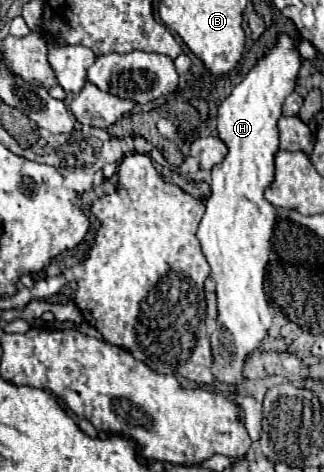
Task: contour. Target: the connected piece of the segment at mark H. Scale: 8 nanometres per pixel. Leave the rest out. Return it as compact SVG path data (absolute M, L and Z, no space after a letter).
M279 33L273 47L257 59L253 69L219 105L217 137L227 145L227 155L211 169L211 197L205 203L207 209L199 223L197 239L211 265L211 277L217 283L219 331L211 333L211 371L219 383L235 389L241 389L245 381L241 371L247 357L259 349L271 327L271 309L263 291L263 279L269 263L275 207L263 197L263 191L273 183L273 159L279 151L277 121L285 97L295 89L299 69L299 39Z

